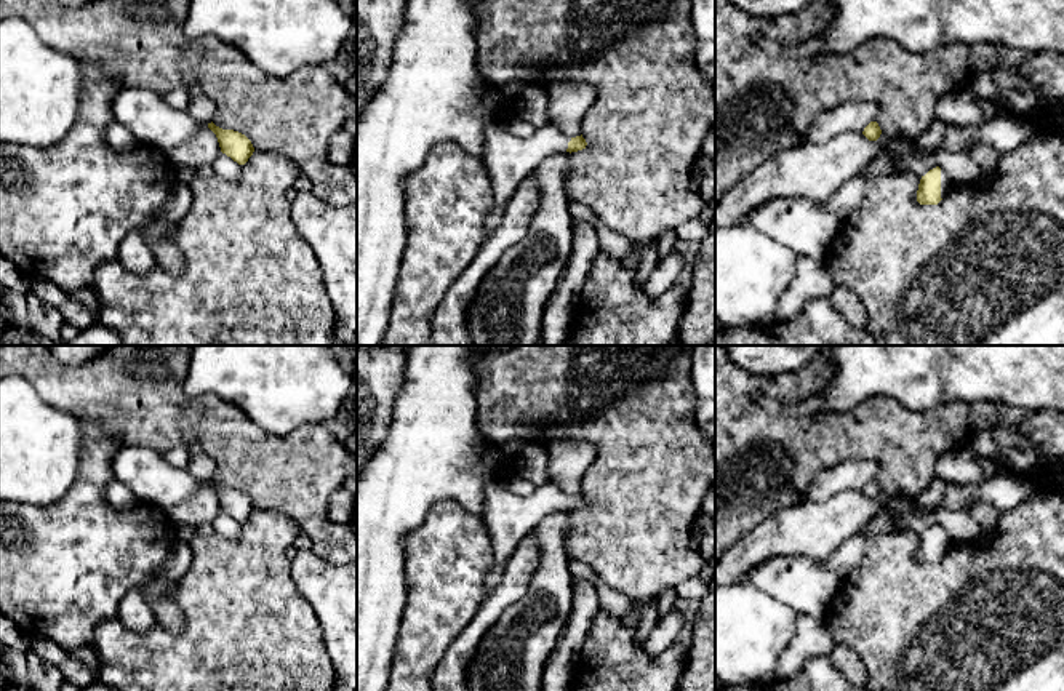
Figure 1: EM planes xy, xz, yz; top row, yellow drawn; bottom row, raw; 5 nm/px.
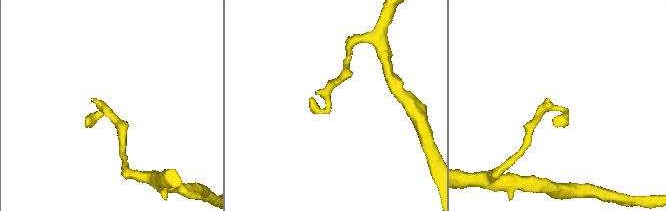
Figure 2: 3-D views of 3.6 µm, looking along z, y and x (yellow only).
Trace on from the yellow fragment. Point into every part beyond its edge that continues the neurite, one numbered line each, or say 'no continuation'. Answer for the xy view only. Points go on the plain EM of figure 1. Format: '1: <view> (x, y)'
1: xy (144, 472)

